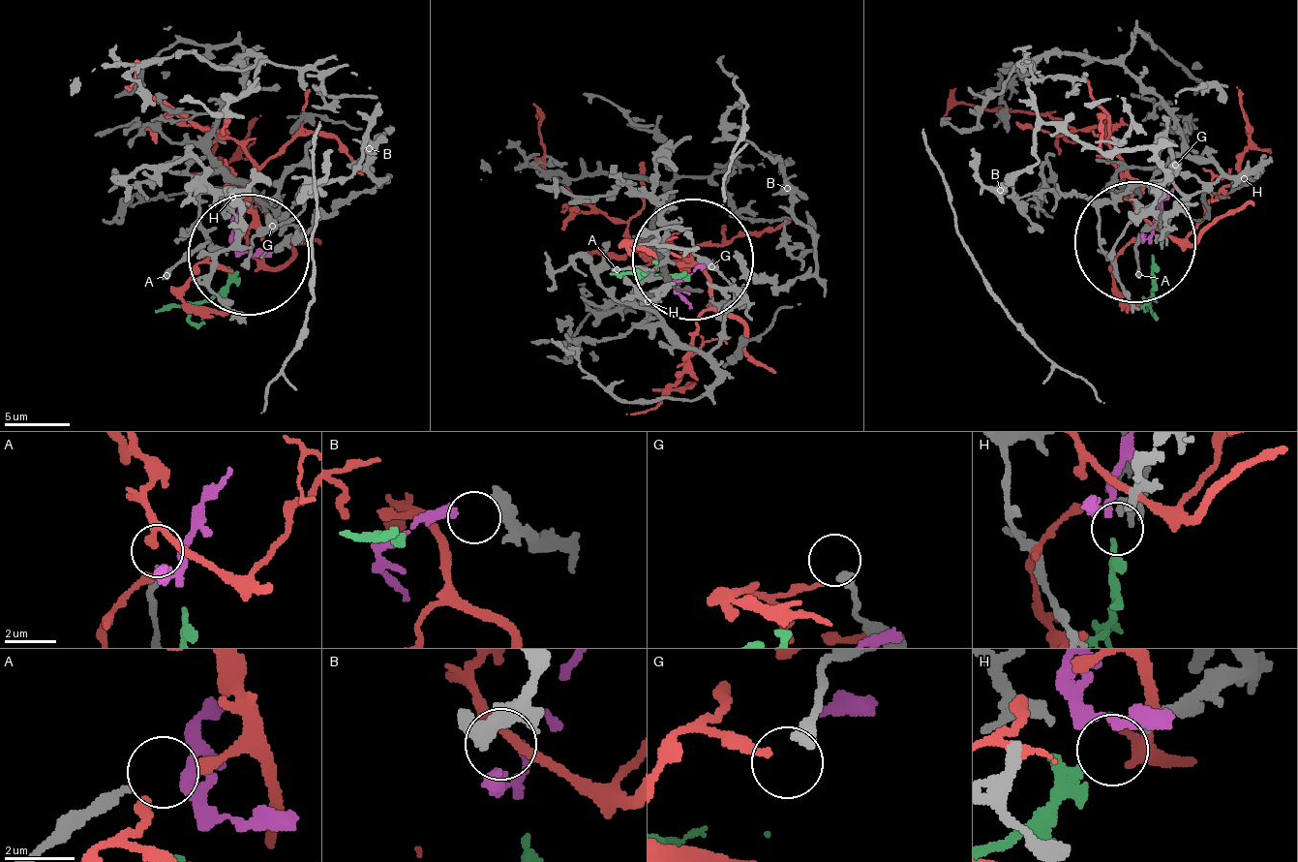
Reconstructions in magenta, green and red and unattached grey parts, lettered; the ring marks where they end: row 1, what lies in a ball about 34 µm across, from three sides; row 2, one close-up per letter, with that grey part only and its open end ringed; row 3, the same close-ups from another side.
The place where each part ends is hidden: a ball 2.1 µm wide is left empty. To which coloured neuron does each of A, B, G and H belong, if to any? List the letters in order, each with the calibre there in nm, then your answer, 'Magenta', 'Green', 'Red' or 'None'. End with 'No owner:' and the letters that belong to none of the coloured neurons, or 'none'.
A: Thickness 280 nm. Red
B: Thickness 550 nm. Magenta
G: Thickness 400 nm. None
H: Thickness 220 nm. Green
No owner: G

